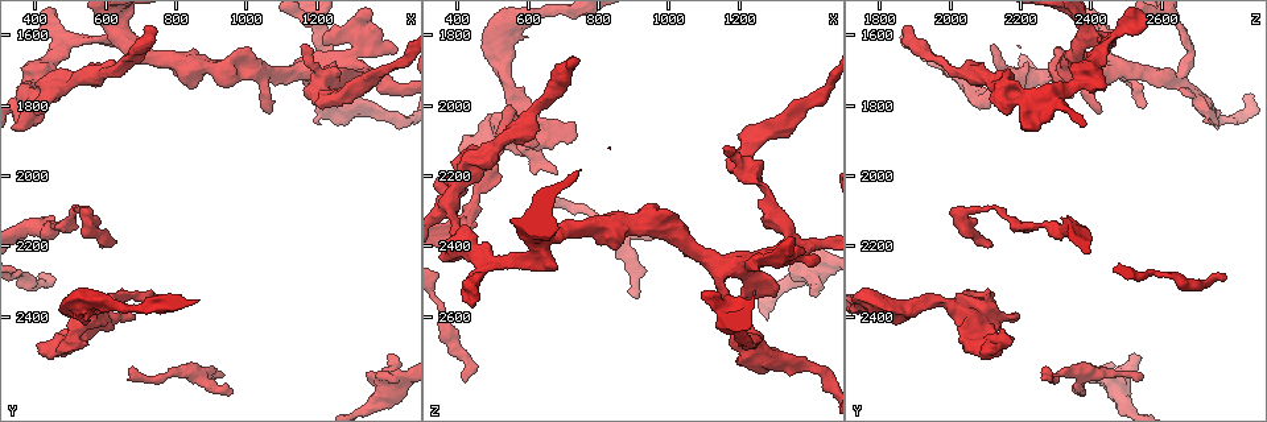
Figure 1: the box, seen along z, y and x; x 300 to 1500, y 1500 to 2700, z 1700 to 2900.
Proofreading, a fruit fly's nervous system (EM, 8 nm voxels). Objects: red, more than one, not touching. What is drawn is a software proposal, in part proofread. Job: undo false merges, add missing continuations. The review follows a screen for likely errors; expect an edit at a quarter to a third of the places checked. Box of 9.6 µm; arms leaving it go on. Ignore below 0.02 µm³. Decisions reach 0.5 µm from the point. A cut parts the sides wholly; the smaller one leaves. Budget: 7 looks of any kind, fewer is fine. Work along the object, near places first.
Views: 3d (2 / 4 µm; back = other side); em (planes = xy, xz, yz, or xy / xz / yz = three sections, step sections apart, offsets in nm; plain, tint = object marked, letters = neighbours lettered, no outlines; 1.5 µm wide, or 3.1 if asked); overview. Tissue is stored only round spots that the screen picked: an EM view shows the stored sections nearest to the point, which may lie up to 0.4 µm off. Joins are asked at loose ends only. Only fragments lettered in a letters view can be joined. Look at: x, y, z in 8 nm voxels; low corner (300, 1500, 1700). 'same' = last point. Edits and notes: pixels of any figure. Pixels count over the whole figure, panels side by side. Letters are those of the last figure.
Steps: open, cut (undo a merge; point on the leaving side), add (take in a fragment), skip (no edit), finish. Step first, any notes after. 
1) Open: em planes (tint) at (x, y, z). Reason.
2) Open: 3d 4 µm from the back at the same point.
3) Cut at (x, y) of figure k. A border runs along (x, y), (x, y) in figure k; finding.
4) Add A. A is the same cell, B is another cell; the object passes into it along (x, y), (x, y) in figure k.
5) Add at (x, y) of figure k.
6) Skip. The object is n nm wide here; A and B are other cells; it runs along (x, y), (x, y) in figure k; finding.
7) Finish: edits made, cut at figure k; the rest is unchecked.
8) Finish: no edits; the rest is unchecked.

Open: 3d 2 µm at (960, 2620, 2380). Free end.

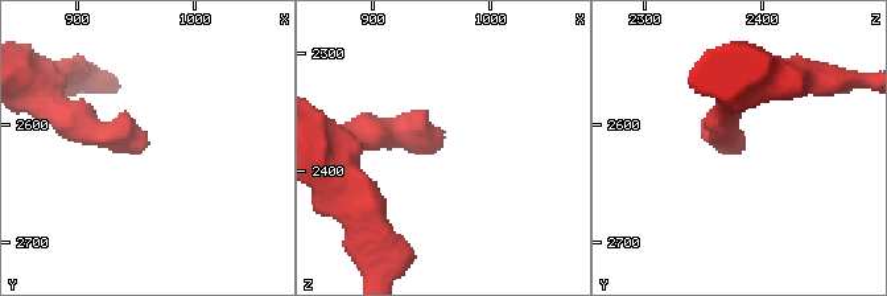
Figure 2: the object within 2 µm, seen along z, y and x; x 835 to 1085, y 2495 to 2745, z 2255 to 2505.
Open: em xy step 8 (letters) at (958, 2618, 2382). Now the EM.

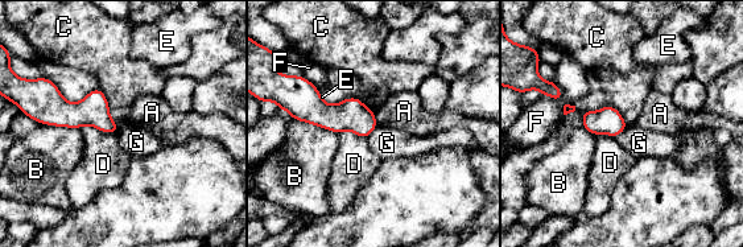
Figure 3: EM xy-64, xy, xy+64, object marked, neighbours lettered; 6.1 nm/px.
Skip. The longest contact is with E, 320 nm; A, B, C, D, E, F and G are other cells; none of them fits.

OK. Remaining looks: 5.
Open: 3d 4 µm at (1410, 2520, 2540). Free end.

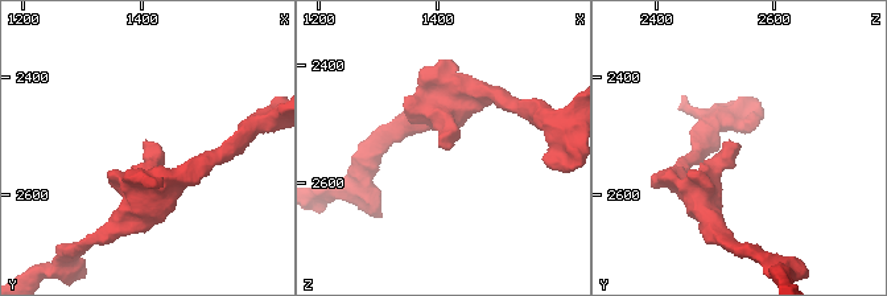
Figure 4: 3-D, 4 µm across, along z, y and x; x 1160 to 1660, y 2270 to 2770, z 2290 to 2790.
Open: em planes (letters) at (1410, 2515, 2545).

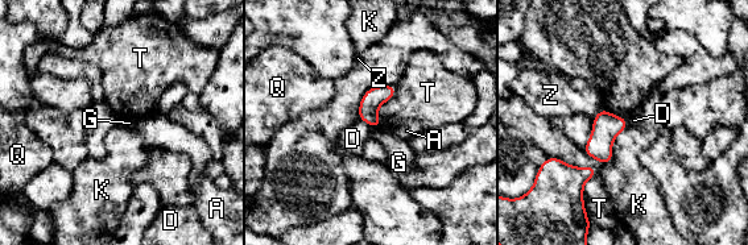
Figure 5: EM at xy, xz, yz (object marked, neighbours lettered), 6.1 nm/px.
Skip. The object is 120 nm wide here; A, D, G, K, Q, T and Z are other cells; a border runs along (359, 117), (372, 128) in figure 5; no lettered fragment goes on from it.

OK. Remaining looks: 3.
Open: em xz step 8 (letters) at (620, 2200, 2120). End of a long branch.

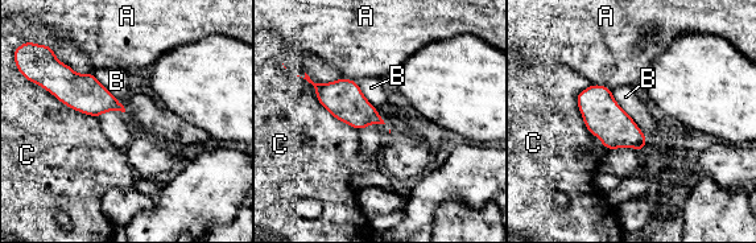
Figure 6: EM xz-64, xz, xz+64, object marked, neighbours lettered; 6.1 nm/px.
Open: em planes (letters) at the same point.

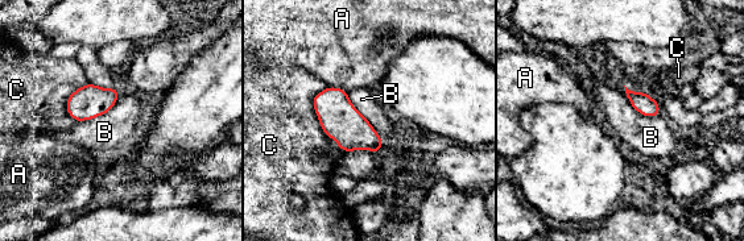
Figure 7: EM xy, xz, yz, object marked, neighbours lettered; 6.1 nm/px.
Skip. A, B and C are other cells; a border runs along (120, 88), (108, 111), (77, 123) in figure 7; none of them fits.

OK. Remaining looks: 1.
Finish: no edits; the rest is unchecked.

